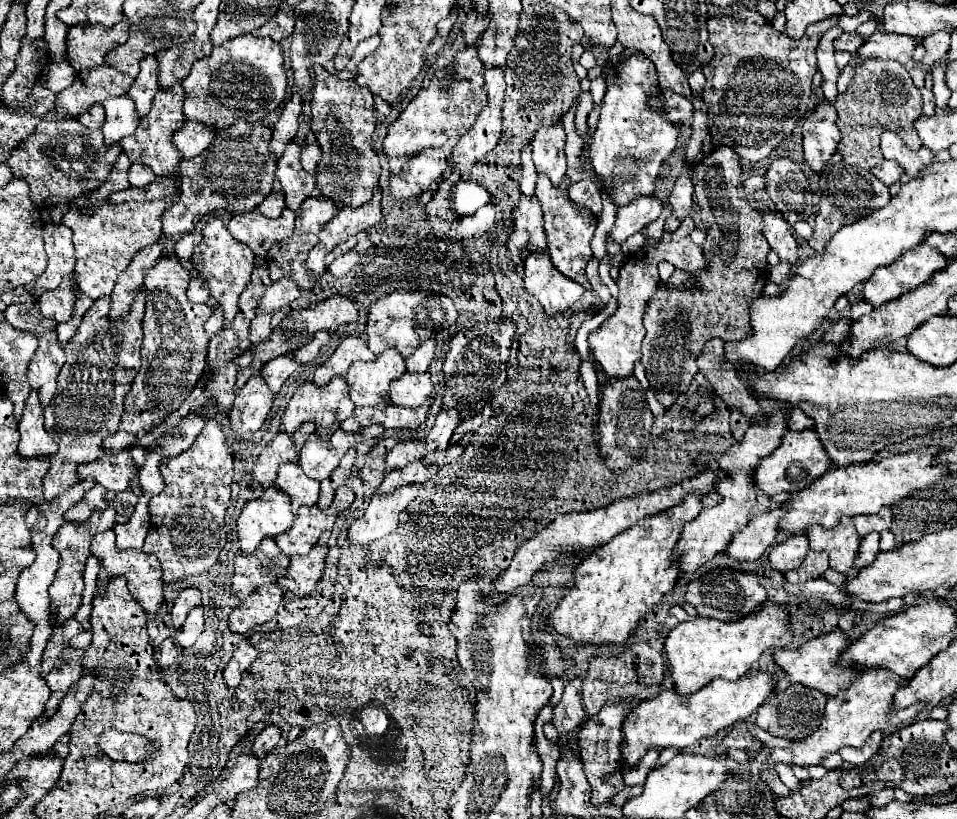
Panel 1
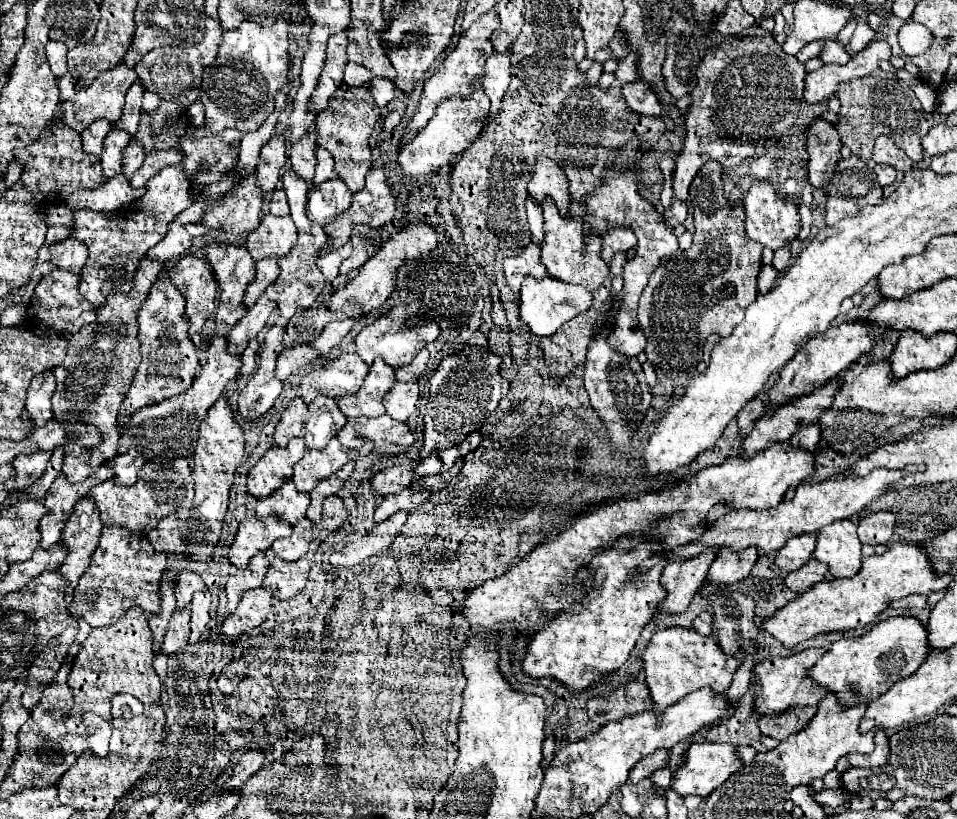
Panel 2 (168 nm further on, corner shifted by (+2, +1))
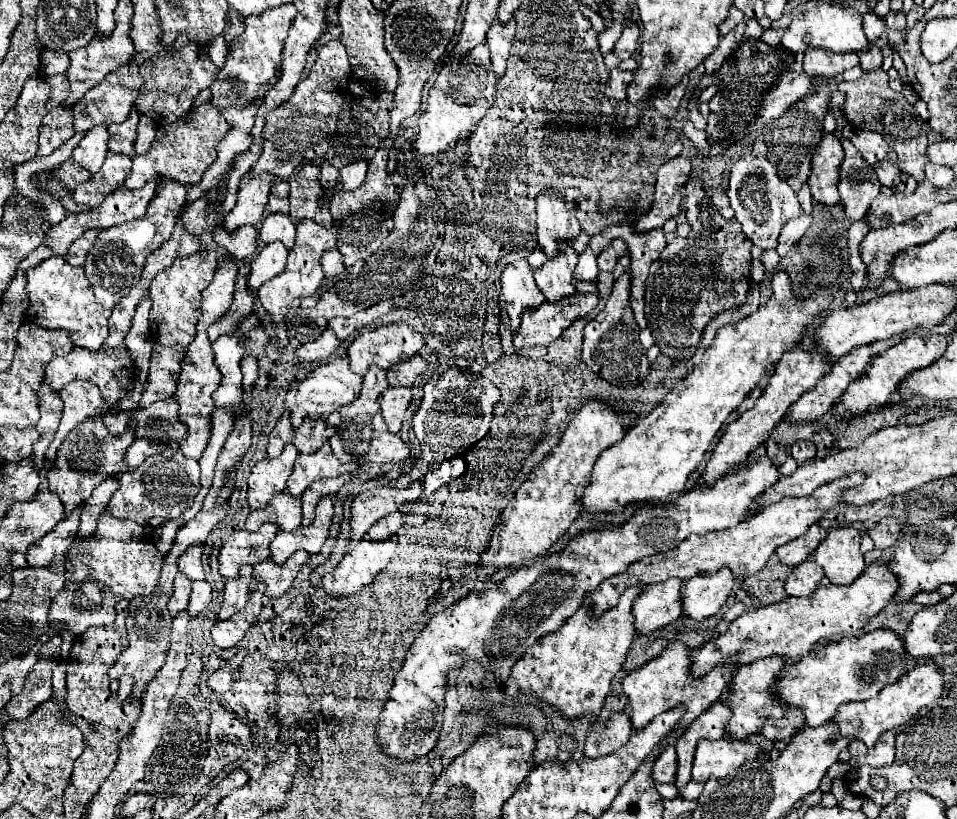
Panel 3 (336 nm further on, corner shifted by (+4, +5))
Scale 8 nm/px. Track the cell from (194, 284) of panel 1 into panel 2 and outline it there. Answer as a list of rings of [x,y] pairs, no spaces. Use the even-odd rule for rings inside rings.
[[[186,254],[176,264],[182,264],[184,270],[168,270],[166,276],[176,284],[176,288],[184,294],[186,308],[184,314],[190,322],[188,336],[194,338],[204,328],[204,322],[212,318],[216,310],[216,280],[206,264],[206,260]]]

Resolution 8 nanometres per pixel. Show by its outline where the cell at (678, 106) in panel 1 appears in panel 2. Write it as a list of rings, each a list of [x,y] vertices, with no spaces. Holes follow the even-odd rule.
[[[642,80],[624,84],[622,96],[624,96],[626,106],[638,114],[646,114],[646,116],[660,116],[662,114],[662,104],[658,102],[658,98],[650,90],[650,86]]]

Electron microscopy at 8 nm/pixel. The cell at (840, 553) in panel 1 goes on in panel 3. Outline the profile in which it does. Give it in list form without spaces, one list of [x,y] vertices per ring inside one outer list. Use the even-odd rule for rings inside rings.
[[[854,526],[832,528],[814,552],[814,560],[824,568],[832,584],[850,584],[866,568]]]

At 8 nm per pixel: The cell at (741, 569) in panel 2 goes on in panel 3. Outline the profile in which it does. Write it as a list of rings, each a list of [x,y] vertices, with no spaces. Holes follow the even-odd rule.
[[[720,568],[714,574],[698,574],[690,578],[682,592],[684,614],[696,622],[718,614],[734,586],[734,580],[736,576],[730,568]]]

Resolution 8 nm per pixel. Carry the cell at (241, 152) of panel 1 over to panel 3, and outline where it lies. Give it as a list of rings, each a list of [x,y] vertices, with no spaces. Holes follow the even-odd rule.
[[[224,226],[214,228],[212,238],[218,246],[226,248],[234,258],[252,258],[256,254],[258,234],[254,226],[240,226],[236,230],[226,230]]]

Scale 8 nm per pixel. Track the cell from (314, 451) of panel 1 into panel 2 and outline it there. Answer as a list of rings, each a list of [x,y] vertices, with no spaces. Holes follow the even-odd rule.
[[[332,438],[324,450],[306,450],[304,458],[294,468],[292,480],[296,484],[296,490],[310,492],[320,480],[338,472],[352,458],[352,450],[342,448],[336,438]]]

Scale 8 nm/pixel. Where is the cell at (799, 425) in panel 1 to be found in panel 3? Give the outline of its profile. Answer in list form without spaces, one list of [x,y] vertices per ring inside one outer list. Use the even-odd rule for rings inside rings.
[[[798,440],[798,442],[792,444],[792,458],[794,458],[798,464],[814,458],[814,454],[816,454],[816,446],[814,446],[814,442],[810,442],[810,440]]]

